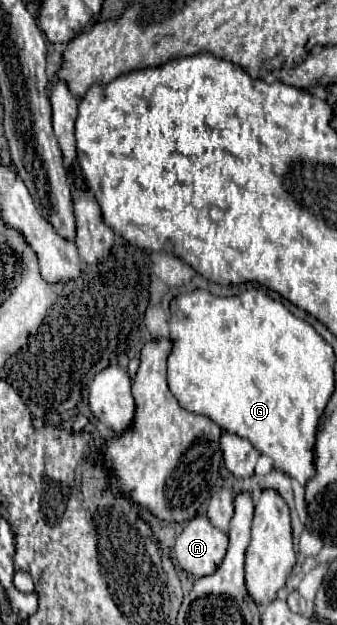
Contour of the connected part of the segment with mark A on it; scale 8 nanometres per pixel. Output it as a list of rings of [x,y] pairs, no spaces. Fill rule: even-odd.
[[[207,515],[191,519],[175,541],[177,563],[193,577],[211,575],[223,561],[229,537],[213,527]]]

